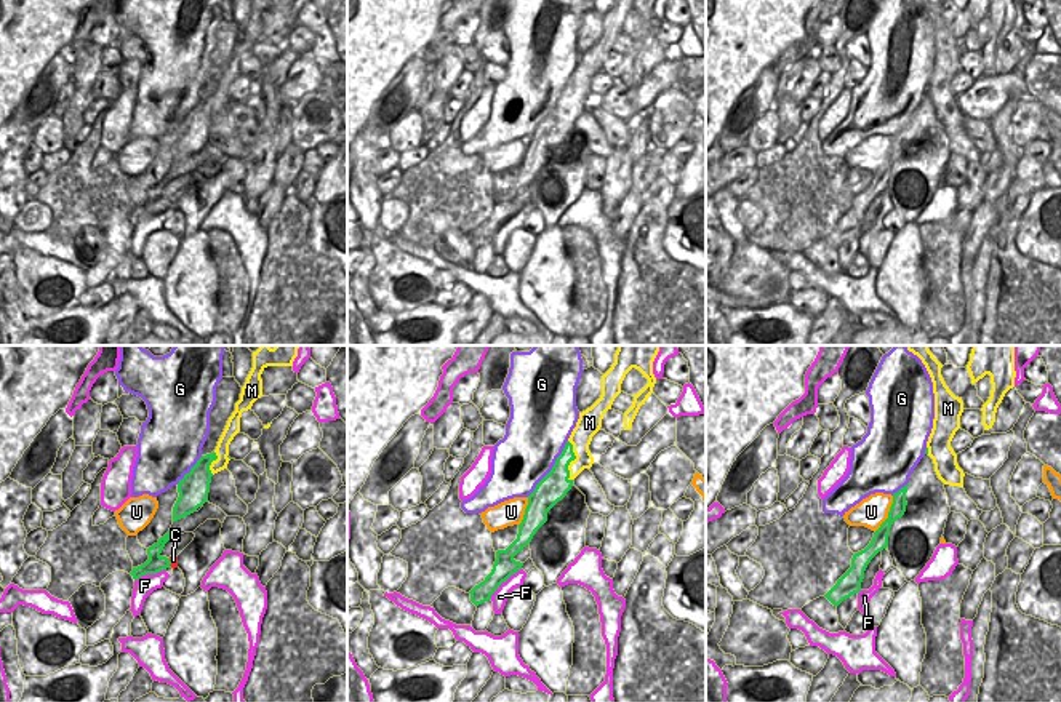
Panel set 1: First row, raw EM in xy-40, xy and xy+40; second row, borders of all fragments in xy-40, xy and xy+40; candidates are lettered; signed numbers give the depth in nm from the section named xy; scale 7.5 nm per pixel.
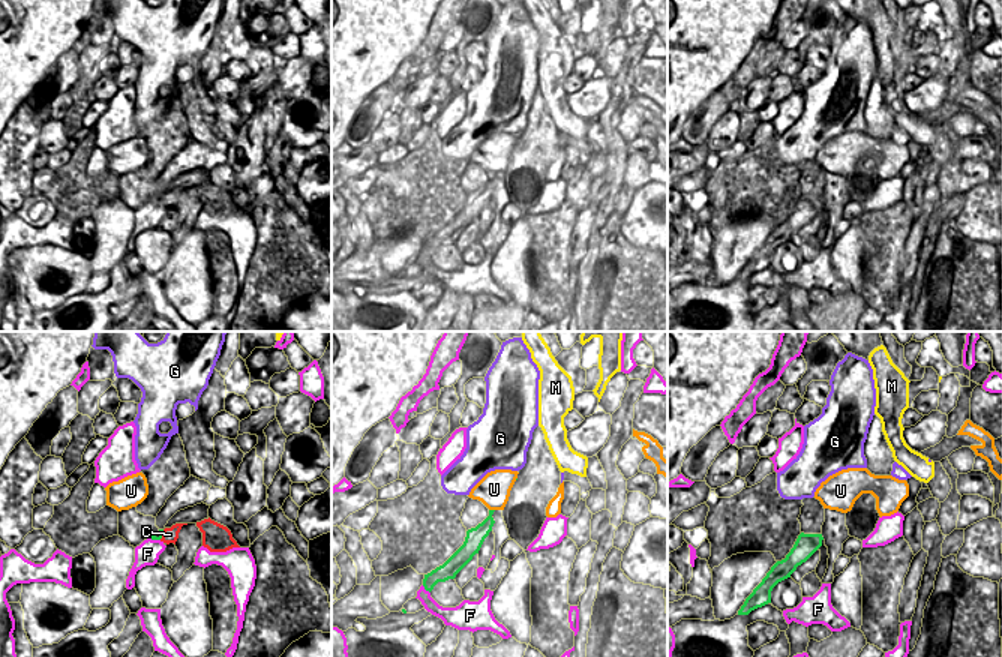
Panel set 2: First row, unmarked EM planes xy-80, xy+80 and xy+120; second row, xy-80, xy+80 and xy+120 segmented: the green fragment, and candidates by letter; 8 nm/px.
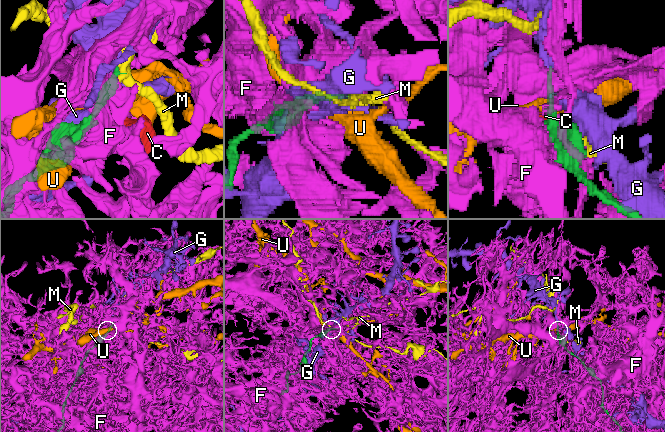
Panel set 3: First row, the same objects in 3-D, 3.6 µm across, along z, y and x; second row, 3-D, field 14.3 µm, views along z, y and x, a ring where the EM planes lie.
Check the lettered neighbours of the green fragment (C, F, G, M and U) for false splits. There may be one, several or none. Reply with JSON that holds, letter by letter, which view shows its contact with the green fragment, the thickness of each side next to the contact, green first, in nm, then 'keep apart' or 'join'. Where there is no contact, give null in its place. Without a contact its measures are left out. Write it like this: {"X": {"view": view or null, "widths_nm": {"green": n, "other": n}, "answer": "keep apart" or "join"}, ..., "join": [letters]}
{"C": {"view": "xy-40", "widths_nm": {"green": 140, "other": 50}, "answer": "keep apart"}, "F": {"view": "xy", "widths_nm": {"green": 170, "other": 120}, "answer": "keep apart"}, "G": {"view": "xy", "widths_nm": {"green": 220, "other": 440}, "answer": "keep apart"}, "M": {"view": "xy", "widths_nm": {"green": 220, "other": 160}, "answer": "keep apart"}, "U": {"view": "xy+40", "widths_nm": {"green": 120, "other": 240}, "answer": "keep apart"}, "join": []}

